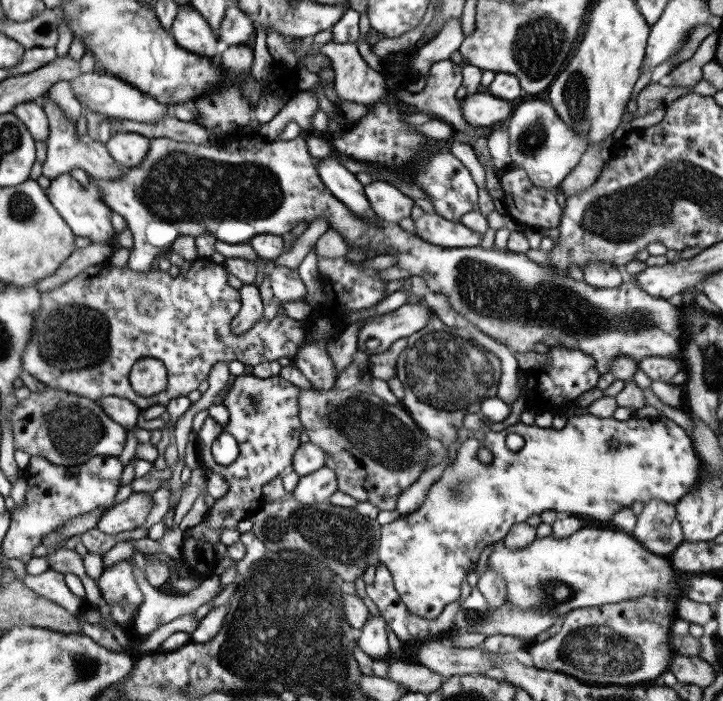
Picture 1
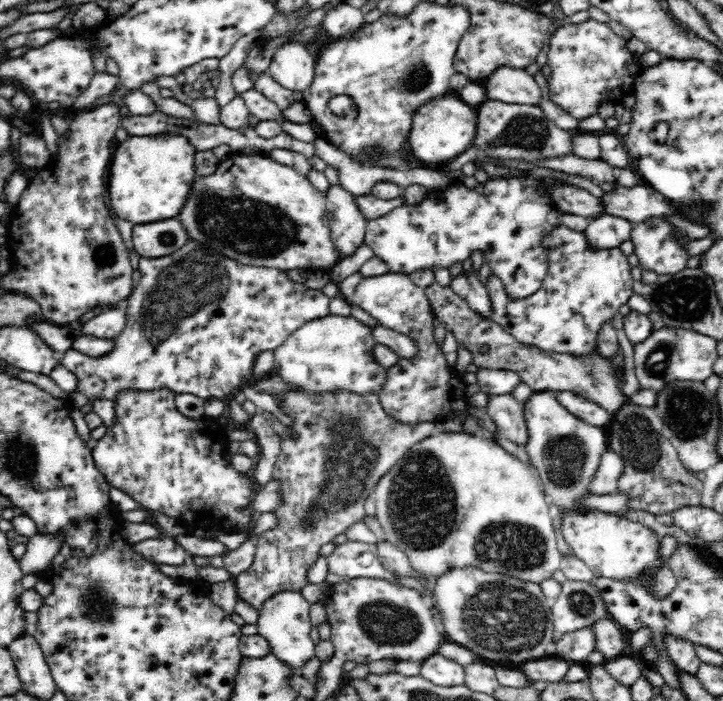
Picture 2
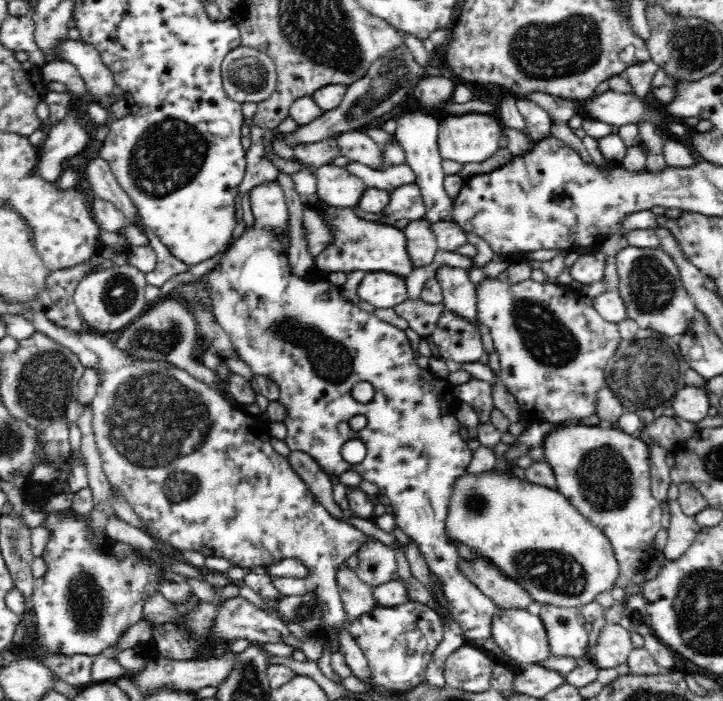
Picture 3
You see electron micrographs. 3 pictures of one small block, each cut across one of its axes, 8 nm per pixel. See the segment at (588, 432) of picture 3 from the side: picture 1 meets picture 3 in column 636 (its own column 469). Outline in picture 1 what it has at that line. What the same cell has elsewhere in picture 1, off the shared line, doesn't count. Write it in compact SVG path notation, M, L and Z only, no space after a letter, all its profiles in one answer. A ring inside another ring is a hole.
M592 414L577 415L566 419L563 428L555 430L554 428L540 428L536 425L525 425L521 422L506 426L504 429L498 432L492 432L486 430L486 435L483 436L483 440L477 440L472 436L468 436L458 446L455 451L455 459L453 462L447 461L445 467L443 467L443 473L439 480L435 480L427 495L423 498L423 503L415 510L415 512L401 515L394 522L389 522L380 526L379 528L379 543L377 543L377 560L378 564L383 564L388 568L390 575L392 576L392 582L394 589L399 595L400 601L405 605L405 609L409 613L419 616L421 618L435 619L441 615L441 611L450 602L456 601L459 598L459 586L461 582L465 580L465 577L469 572L474 572L474 566L479 558L479 554L482 550L497 542L501 542L504 538L504 534L507 534L509 528L516 523L524 522L531 515L538 515L543 511L551 510L556 514L568 514L569 516L576 516L582 521L593 522L593 524L599 524L601 526L609 526L613 515L625 507L630 507L633 502L647 503L651 500L659 500L667 503L667 505L675 505L679 498L691 491L693 485L697 485L697 478L699 478L700 463L698 456L695 454L692 440L690 436L685 433L681 427L670 419L663 417L658 418L631 418L624 421L613 420L612 418L597 418ZM507 434L519 434L523 438L523 446L515 452L505 447L505 436ZM610 440L616 440L616 445L610 447ZM479 448L487 448L491 452L491 462L481 463L477 459L477 450Z

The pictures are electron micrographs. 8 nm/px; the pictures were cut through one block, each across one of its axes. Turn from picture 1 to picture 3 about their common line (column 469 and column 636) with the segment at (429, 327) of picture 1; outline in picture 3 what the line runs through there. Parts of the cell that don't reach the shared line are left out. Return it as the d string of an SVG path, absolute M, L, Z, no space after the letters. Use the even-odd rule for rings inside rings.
M640 329L634 342L620 341L604 372L604 382L612 387L624 410L638 414L646 426L664 416L664 409L672 406L676 392L684 388L688 374L692 374L688 367L675 339L659 336L653 330Z

